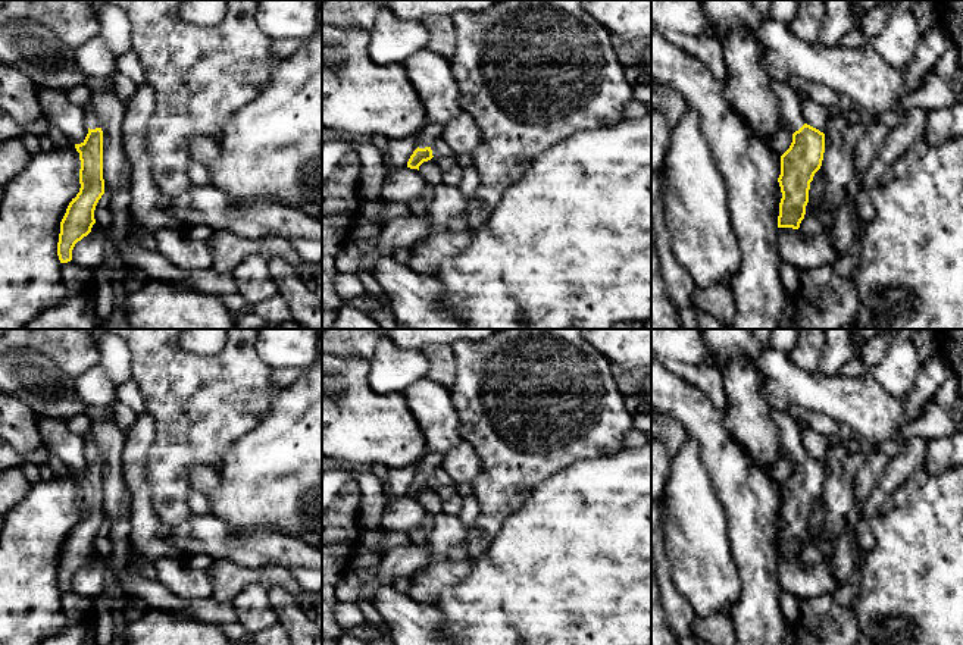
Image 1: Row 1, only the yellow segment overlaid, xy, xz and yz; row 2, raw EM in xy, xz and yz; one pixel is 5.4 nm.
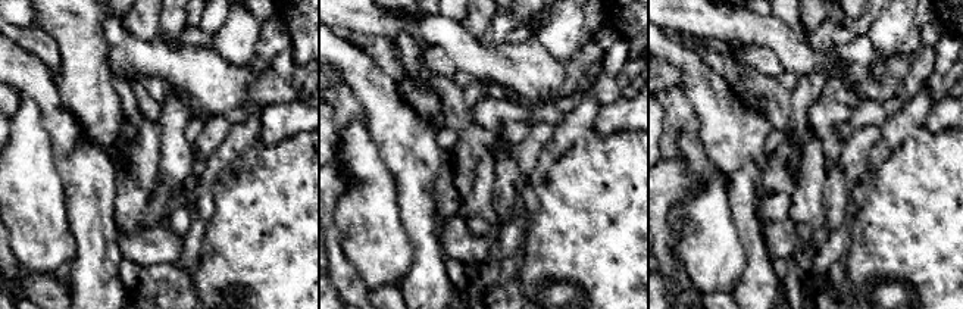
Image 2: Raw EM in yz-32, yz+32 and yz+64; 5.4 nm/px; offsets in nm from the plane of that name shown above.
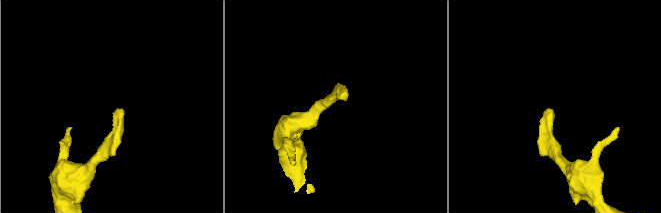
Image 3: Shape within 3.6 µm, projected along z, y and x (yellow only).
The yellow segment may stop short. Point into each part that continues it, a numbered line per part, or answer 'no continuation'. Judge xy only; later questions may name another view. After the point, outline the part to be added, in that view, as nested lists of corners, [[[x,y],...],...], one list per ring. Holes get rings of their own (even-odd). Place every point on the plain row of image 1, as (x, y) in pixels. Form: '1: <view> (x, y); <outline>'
1: xy (91, 447); [[[91,428],[88,429],[88,432],[82,438],[82,441],[84,441],[84,445],[85,445],[85,454],[90,458],[101,457],[101,450],[100,450],[99,444],[97,444],[97,439],[96,439]]]

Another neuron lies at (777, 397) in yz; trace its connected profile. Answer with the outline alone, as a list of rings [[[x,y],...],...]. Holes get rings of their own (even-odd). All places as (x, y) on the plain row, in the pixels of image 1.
[[[766,379],[763,394],[773,410],[787,411],[792,404],[785,389],[772,379]]]

